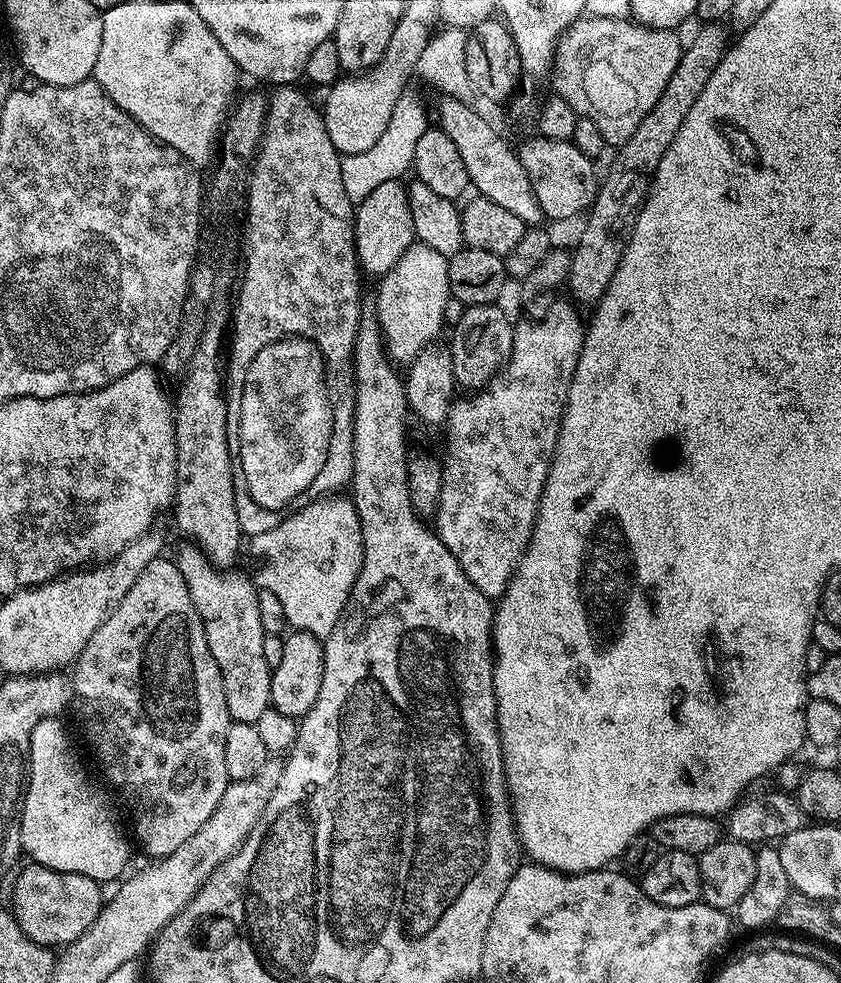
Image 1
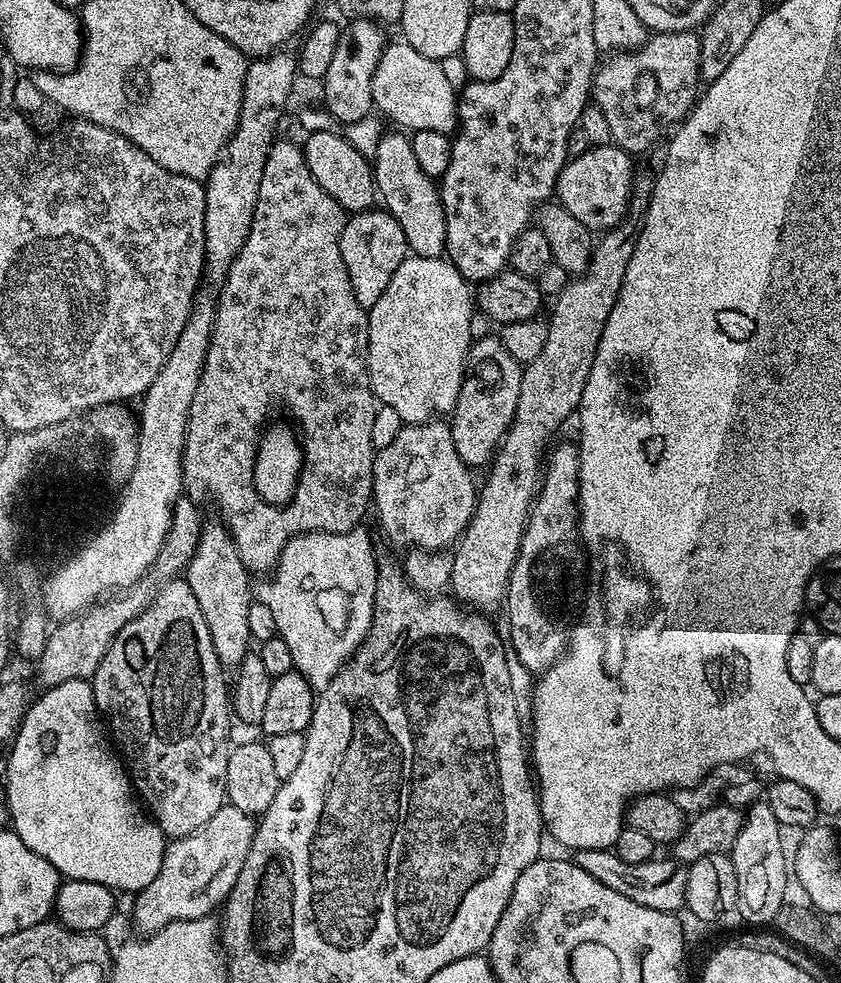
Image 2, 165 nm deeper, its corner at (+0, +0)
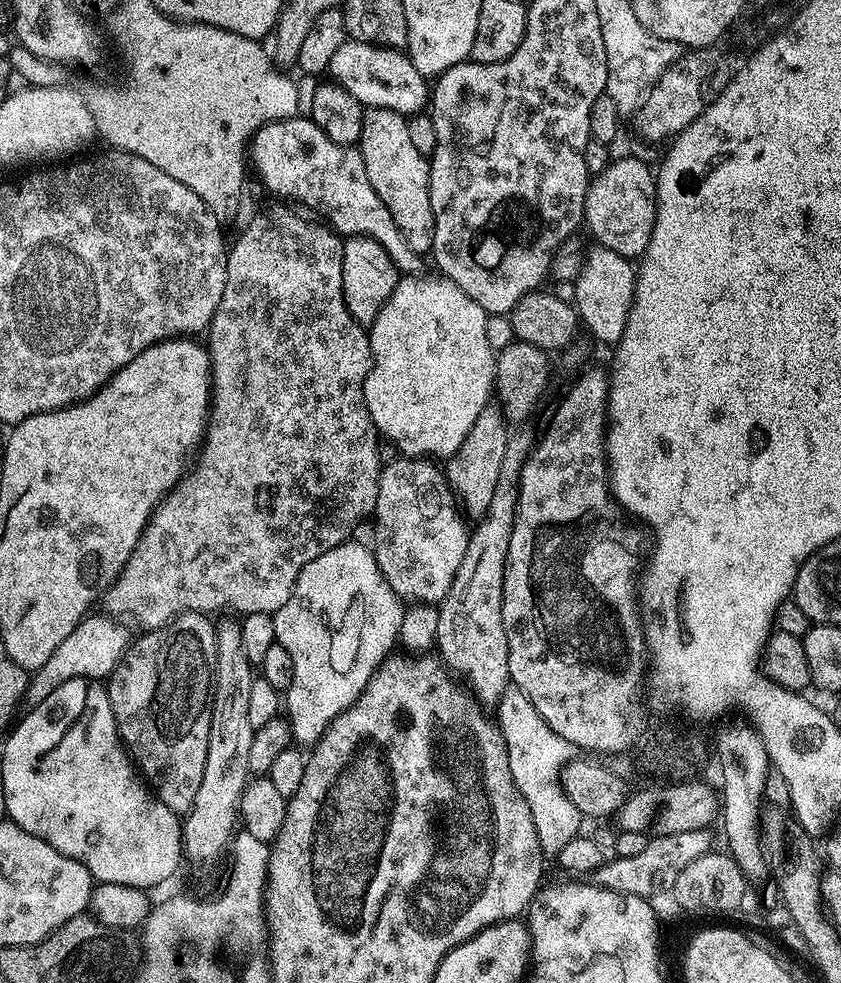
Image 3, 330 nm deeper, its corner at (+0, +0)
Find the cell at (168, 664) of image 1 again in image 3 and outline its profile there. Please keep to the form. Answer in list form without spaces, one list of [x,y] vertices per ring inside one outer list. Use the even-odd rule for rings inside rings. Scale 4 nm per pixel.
[[[182,612],[179,616],[164,625],[163,628],[154,628],[145,631],[131,641],[127,654],[120,660],[120,664],[112,675],[107,677],[106,687],[110,706],[114,710],[116,725],[120,731],[120,740],[128,749],[137,769],[142,773],[143,779],[147,781],[156,797],[170,810],[177,814],[187,814],[194,806],[194,794],[198,794],[198,786],[202,782],[202,770],[206,770],[206,746],[210,742],[210,718],[212,717],[212,693],[214,691],[214,677],[216,675],[216,624],[213,623],[203,612]]]

